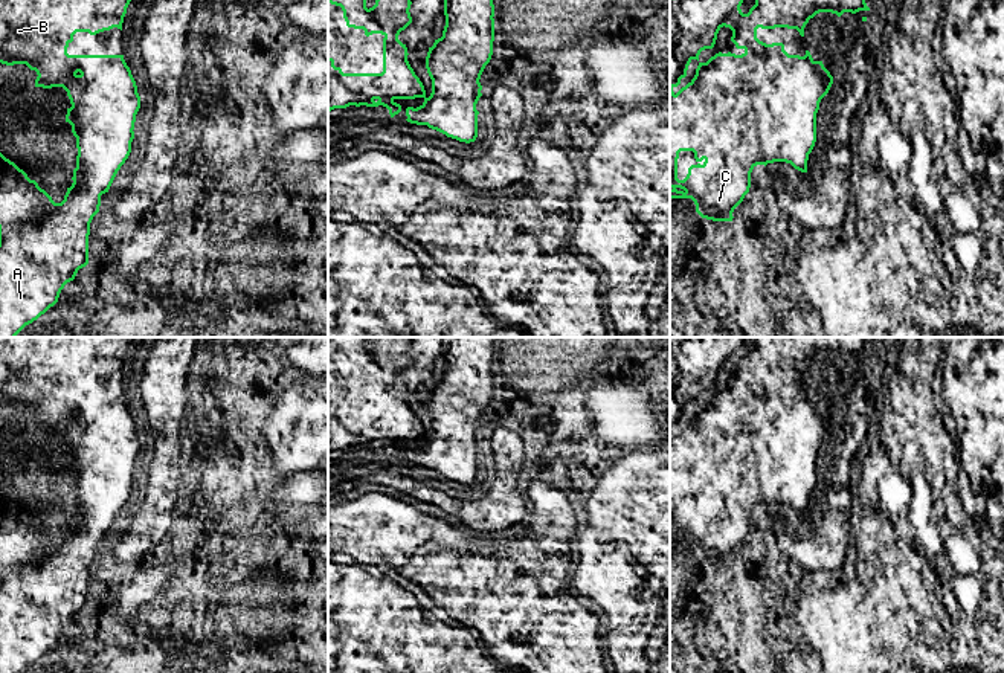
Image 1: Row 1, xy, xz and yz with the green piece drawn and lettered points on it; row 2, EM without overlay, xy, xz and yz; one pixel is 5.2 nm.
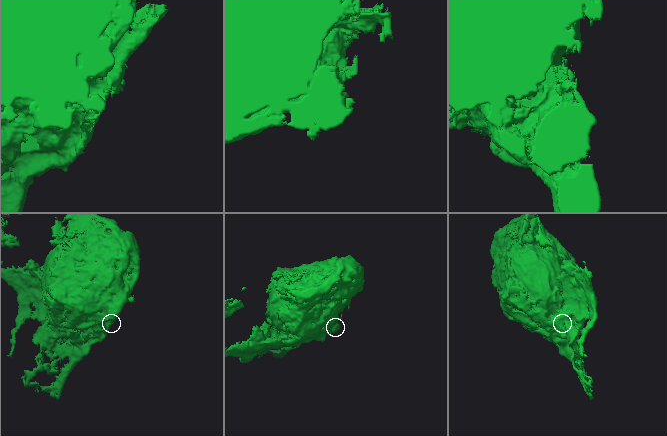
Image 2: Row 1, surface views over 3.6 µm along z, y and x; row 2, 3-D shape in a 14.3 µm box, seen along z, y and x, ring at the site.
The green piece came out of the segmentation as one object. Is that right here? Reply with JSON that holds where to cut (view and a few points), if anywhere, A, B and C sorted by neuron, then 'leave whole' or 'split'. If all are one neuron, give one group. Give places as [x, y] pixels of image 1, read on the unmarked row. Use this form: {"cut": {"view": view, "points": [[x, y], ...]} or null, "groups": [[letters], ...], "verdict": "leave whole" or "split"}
{"cut": null, "groups": [["A", "B", "C"]], "verdict": "leave whole"}

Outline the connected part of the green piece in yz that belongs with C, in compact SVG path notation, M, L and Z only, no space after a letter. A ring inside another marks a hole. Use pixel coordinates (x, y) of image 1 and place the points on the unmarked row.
M673 337L670 339L670 540L691 540L696 554L713 563L732 563L734 551L743 543L751 530L751 514L757 507L774 504L790 505L807 514L807 502L816 484L816 455L821 441L829 435L833 418L822 403L815 403L809 392L804 398L789 397L783 385L766 386L757 380L757 371L787 369L804 378L804 369L819 354L841 359L844 354L870 353L865 337L754 337L755 346L748 356L740 348L745 337ZM722 369L732 372L731 383L742 397L716 395L706 404L699 403L705 391L713 391ZM693 401L699 403L694 420L677 435L674 429L687 418ZM681 493L693 493L696 507L688 510L684 522L677 520Z

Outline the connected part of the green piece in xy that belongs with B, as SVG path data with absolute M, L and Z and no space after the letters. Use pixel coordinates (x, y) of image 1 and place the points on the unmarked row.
M0 337L0 404L6 407L26 406L31 412L37 414L35 429L52 430L63 429L67 433L72 449L67 450L66 464L72 467L72 475L76 479L76 510L73 511L73 525L67 530L64 542L55 545L52 539L31 522L27 516L20 511L14 504L0 494L0 673L21 673L26 667L37 662L50 649L58 644L60 635L64 627L75 621L79 610L88 606L88 577L90 565L99 554L101 537L108 534L117 513L125 505L131 494L131 484L134 481L136 456L140 450L140 438L137 435L136 423L127 407L124 397L69 397L67 389L73 383L76 374L88 374L96 377L104 372L117 369L122 372L127 349L134 337Z

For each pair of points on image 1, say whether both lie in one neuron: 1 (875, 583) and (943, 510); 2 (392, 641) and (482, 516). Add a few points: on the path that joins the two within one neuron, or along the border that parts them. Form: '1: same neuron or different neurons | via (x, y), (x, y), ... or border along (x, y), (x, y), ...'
1: different neurons | border along (875, 551), (908, 544), (923, 559), (919, 582)
2: different neurons | border along (470, 530), (496, 534)

